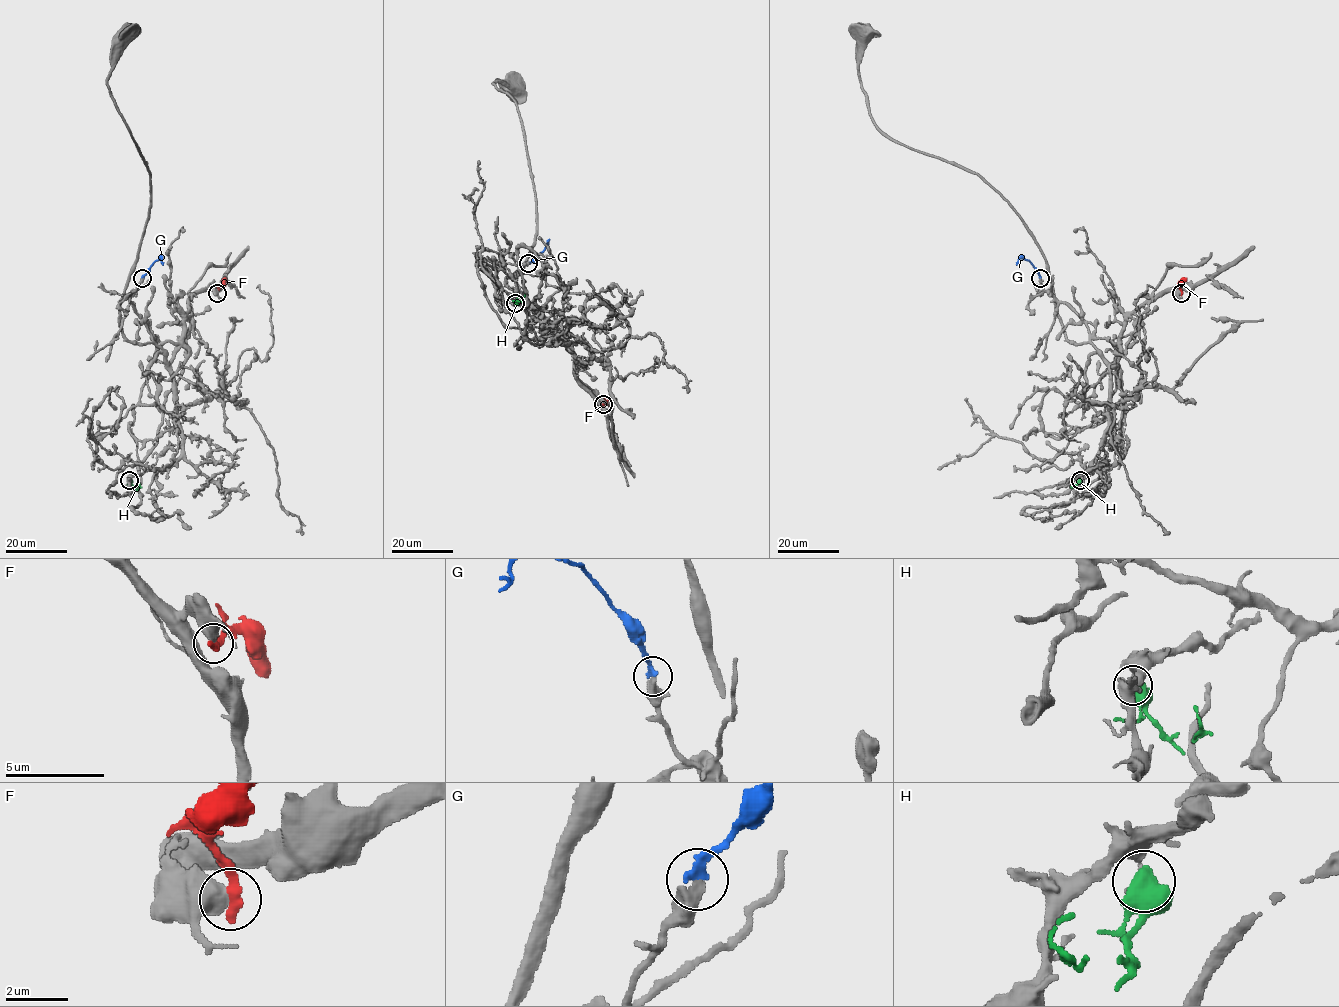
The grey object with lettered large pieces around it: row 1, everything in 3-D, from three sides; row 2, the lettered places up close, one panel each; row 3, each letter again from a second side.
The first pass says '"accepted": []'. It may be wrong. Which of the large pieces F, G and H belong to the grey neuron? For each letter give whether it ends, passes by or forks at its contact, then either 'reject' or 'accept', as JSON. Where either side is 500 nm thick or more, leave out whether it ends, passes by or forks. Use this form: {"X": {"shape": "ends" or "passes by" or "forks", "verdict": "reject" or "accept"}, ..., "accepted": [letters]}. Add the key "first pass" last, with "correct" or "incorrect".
{"F": {"verdict": "reject"}, "G": {"shape": "ends", "verdict": "accept"}, "H": {"verdict": "reject"}, "accepted": ["G"], "first pass": "incorrect"}

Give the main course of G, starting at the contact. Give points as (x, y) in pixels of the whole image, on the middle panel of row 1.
G: (529, 263), (542, 252), (549, 239)

